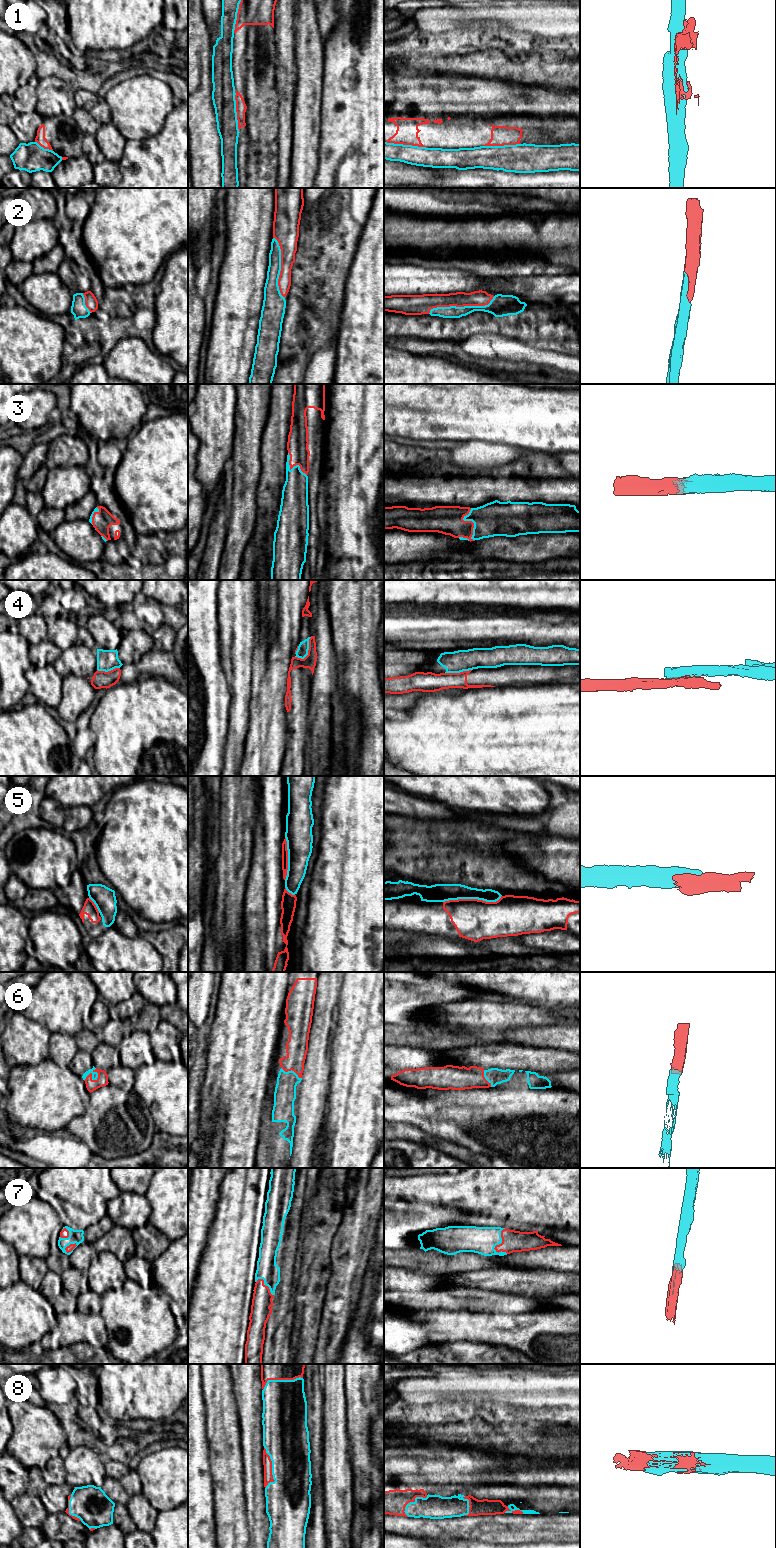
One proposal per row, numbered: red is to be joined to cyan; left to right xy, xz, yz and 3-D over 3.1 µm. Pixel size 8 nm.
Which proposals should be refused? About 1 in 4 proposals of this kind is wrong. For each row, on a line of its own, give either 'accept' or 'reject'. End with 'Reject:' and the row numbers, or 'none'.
1: reject
2: accept
3: accept
4: reject
5: accept
6: accept
7: accept
8: accept
Reject: 1, 4

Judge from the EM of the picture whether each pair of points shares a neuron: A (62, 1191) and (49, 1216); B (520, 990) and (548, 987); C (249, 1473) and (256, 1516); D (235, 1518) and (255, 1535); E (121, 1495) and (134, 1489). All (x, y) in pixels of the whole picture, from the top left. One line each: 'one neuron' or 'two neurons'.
A: two neurons
B: one neuron
C: one neuron
D: two neurons
E: two neurons

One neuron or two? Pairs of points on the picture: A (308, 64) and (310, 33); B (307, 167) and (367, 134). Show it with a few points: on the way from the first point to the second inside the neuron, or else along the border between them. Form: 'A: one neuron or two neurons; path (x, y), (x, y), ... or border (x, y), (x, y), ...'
A: one neuron; path (309, 56), (309, 41)
B: two neurons; border (320, 138), (319, 164), (314, 177)

